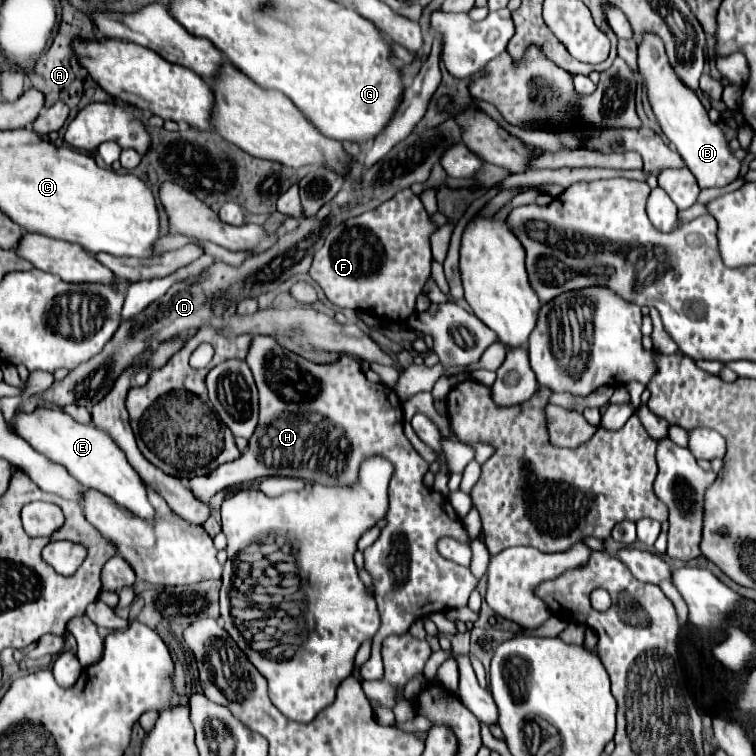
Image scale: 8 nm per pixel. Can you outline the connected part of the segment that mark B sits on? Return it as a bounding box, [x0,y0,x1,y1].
[638,35,740,189]

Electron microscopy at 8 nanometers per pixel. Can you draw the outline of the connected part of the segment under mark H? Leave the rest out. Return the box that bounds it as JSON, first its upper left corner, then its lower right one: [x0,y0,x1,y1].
[186,335,478,679]

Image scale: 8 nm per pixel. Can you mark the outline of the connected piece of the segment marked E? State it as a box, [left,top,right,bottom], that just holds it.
[12,409,156,519]

